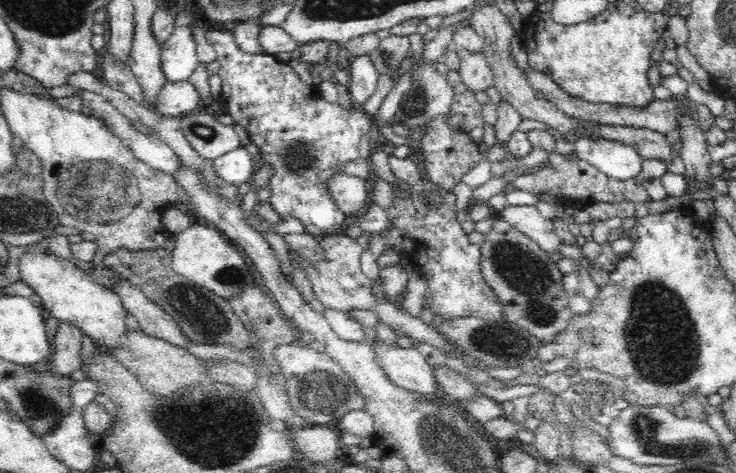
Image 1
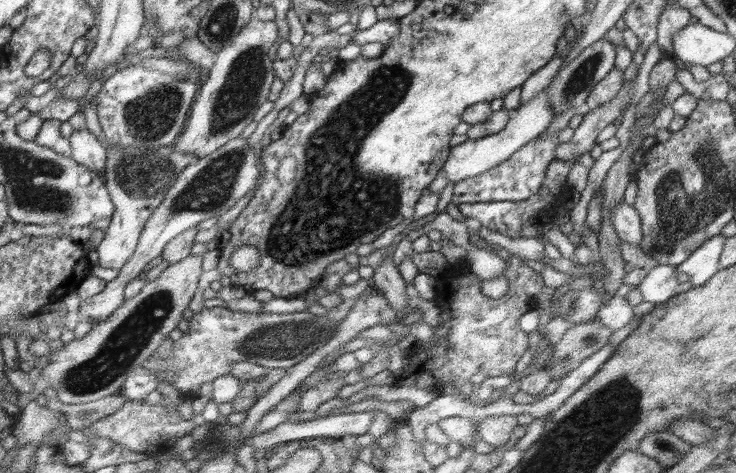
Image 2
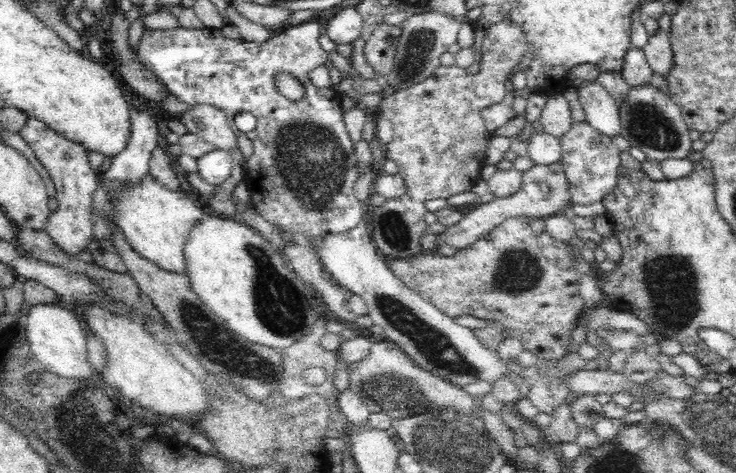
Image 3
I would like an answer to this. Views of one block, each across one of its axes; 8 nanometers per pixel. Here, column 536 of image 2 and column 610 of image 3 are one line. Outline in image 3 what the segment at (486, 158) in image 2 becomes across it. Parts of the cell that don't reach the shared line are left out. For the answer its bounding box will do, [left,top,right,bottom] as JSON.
[577,80,621,138]

